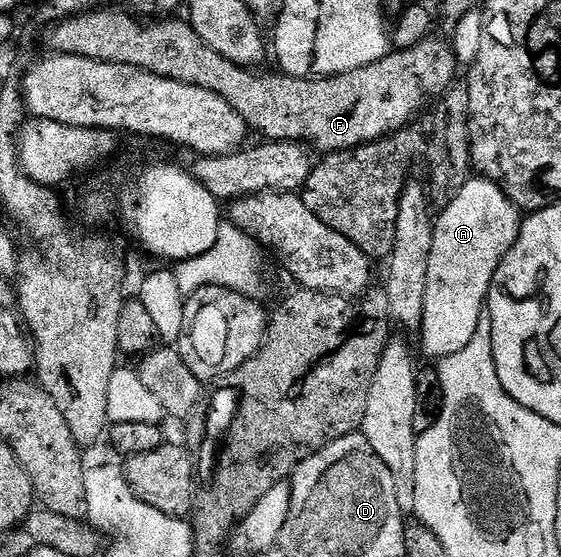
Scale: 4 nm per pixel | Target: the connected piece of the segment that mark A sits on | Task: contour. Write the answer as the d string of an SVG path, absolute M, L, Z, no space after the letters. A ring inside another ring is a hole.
M483 177L469 178L468 183L450 201L448 207L439 212L432 229L432 252L430 253L430 269L426 273L426 301L424 302L424 320L420 323L418 338L424 346L426 354L432 361L439 361L458 353L458 349L466 349L466 345L478 329L478 321L485 318L488 290L494 281L494 273L498 269L500 259L514 245L520 232L521 212L508 200L506 193Z

